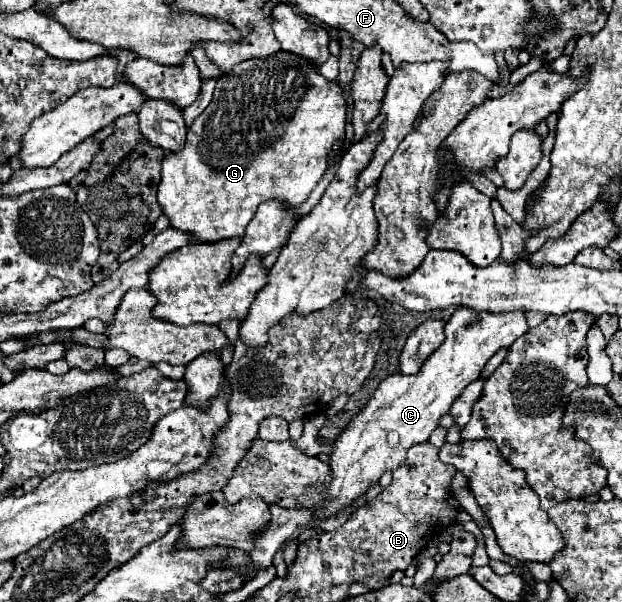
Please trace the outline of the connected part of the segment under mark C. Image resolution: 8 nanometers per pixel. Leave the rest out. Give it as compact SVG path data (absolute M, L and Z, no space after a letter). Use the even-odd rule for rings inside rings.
M457 308L455 314L451 316L451 320L445 324L445 342L425 360L423 368L419 370L419 374L407 376L407 374L393 374L387 376L379 388L375 390L373 398L367 402L367 406L355 414L355 418L345 426L345 430L335 438L335 442L331 444L333 452L329 454L329 468L331 468L331 482L325 486L323 498L311 506L311 508L283 508L277 502L269 506L271 512L271 520L269 524L253 534L253 550L247 552L253 572L261 572L267 570L273 564L273 556L277 554L277 550L291 538L291 534L299 528L299 526L311 526L317 520L325 520L335 516L339 510L345 510L347 506L351 506L351 502L359 496L363 496L371 486L375 486L379 482L379 478L385 472L395 472L399 466L403 466L403 462L407 460L407 450L415 444L423 444L429 440L431 432L439 426L441 416L445 416L455 398L459 398L459 394L463 392L463 388L473 382L475 378L481 376L487 360L503 346L511 346L519 336L523 336L527 332L527 322L525 322L525 312L509 312L509 314L489 314L489 312L475 312L471 308Z

